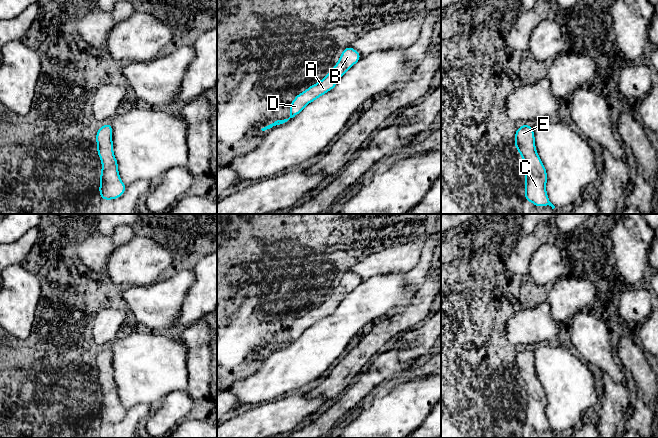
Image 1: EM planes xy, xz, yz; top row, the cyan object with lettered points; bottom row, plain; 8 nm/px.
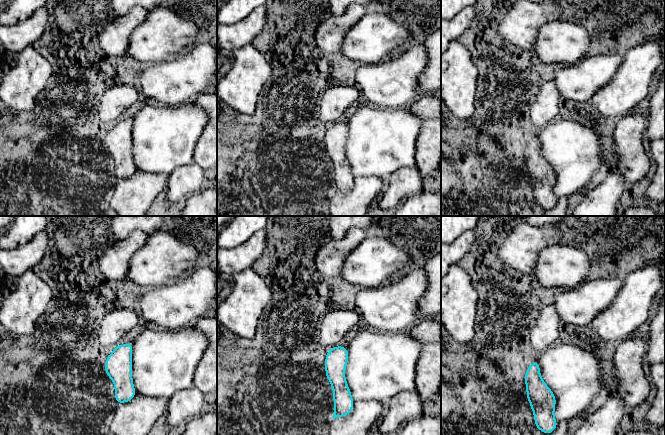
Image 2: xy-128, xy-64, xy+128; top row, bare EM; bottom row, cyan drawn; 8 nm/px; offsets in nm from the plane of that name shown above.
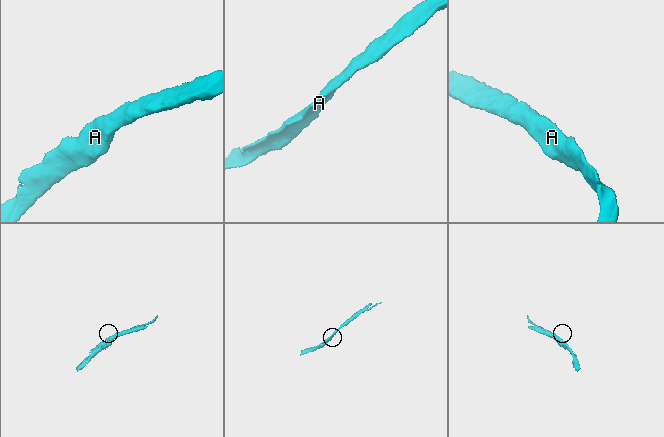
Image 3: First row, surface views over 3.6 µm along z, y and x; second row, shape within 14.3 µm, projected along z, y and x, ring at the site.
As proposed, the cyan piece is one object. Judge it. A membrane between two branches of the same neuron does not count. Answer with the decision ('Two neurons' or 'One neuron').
One neuron

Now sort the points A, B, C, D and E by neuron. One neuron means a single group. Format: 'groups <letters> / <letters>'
groups A B C D E

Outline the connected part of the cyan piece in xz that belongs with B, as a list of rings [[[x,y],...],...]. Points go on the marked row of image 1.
[[[350,45],[347,46],[336,63],[334,68],[330,70],[325,78],[320,80],[318,83],[310,86],[304,92],[298,94],[290,105],[290,117],[284,120],[277,120],[274,123],[262,128],[262,131],[272,128],[273,126],[283,124],[287,122],[290,118],[298,115],[303,108],[316,100],[323,94],[332,90],[340,78],[345,74],[345,72],[350,69],[354,64],[356,64],[361,58],[358,51],[354,50]]]

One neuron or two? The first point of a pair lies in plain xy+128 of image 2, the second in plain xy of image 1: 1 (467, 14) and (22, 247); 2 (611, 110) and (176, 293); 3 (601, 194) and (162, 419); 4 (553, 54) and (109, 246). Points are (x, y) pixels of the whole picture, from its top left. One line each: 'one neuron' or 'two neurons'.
1: one neuron
2: two neurons
3: one neuron
4: two neurons

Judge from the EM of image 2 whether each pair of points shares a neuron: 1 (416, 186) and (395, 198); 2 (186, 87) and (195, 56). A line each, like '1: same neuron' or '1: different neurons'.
1: same neuron
2: same neuron

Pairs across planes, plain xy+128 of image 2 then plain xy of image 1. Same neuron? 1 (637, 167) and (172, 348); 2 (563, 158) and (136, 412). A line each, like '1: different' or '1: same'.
1: different
2: different

